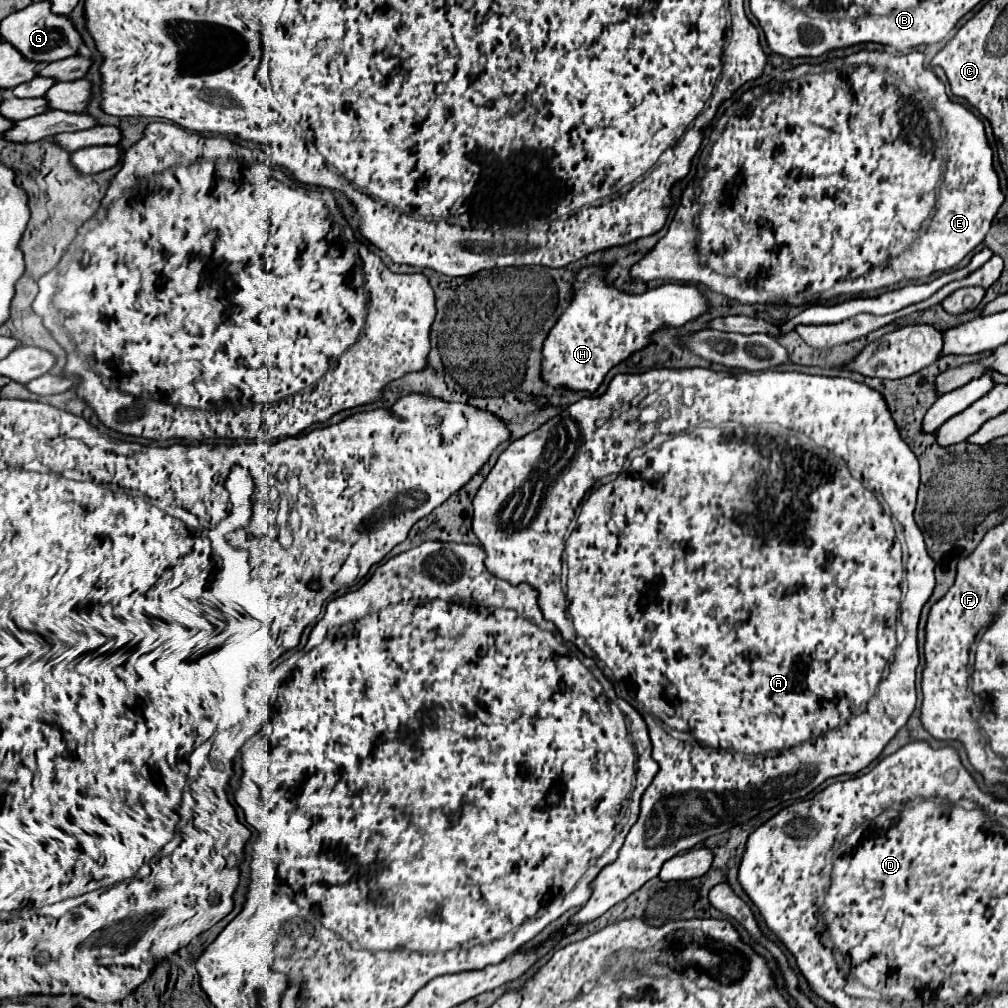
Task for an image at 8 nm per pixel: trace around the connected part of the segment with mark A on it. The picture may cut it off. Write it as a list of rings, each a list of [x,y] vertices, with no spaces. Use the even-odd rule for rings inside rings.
[[[653,368],[649,370],[649,372],[645,372],[645,374],[617,374],[617,376],[611,380],[611,384],[609,384],[609,388],[607,388],[607,392],[605,392],[603,396],[599,396],[599,398],[581,398],[579,402],[575,402],[575,404],[571,404],[567,410],[563,410],[559,416],[555,416],[553,420],[545,422],[539,430],[529,432],[529,434],[523,436],[521,440],[511,442],[509,448],[499,456],[497,464],[493,466],[493,470],[489,472],[489,476],[485,478],[485,482],[481,484],[477,496],[475,496],[475,500],[473,500],[473,508],[475,508],[475,514],[473,514],[473,532],[477,534],[479,542],[483,544],[485,554],[487,554],[487,560],[485,560],[487,570],[489,570],[489,572],[495,572],[495,576],[499,576],[499,578],[511,582],[513,586],[517,586],[517,584],[521,584],[521,582],[527,582],[527,584],[531,584],[533,588],[537,588],[539,591],[538,603],[543,616],[556,626],[559,632],[561,632],[563,639],[574,644],[586,644],[586,640],[589,642],[589,646],[593,648],[593,652],[599,656],[599,660],[603,660],[603,662],[607,664],[607,668],[611,668],[611,672],[613,672],[613,676],[615,676],[615,682],[617,682],[619,688],[625,692],[625,696],[627,696],[629,700],[637,700],[637,704],[641,704],[641,706],[643,706],[643,712],[649,716],[649,718],[645,718],[645,722],[647,722],[649,736],[651,736],[651,742],[653,742],[653,760],[659,764],[657,776],[653,778],[651,786],[649,786],[649,788],[645,790],[645,794],[643,794],[639,820],[635,822],[635,826],[633,826],[631,832],[627,834],[627,840],[625,840],[625,844],[623,844],[623,848],[621,848],[621,852],[619,852],[619,860],[615,860],[613,864],[609,864],[609,868],[603,868],[603,870],[601,870],[601,876],[597,876],[597,880],[593,882],[593,896],[589,898],[589,902],[587,902],[575,916],[571,916],[571,922],[573,922],[573,924],[593,922],[595,918],[599,918],[601,914],[605,914],[611,906],[615,906],[617,902],[625,900],[629,894],[633,894],[635,890],[639,890],[645,882],[649,882],[651,878],[655,878],[655,876],[659,874],[659,870],[661,870],[661,866],[663,866],[665,860],[673,858],[673,856],[679,854],[679,852],[691,850],[691,848],[697,846],[697,844],[703,844],[709,836],[721,834],[721,832],[725,832],[725,830],[729,830],[729,828],[733,828],[733,826],[737,826],[737,824],[743,824],[743,822],[751,820],[753,816],[757,816],[757,812],[775,808],[775,806],[779,806],[779,804],[783,804],[783,802],[803,800],[803,798],[807,798],[815,788],[819,788],[827,778],[835,778],[835,776],[841,776],[841,774],[857,774],[859,770],[867,768],[867,766],[881,754],[881,750],[887,746],[887,742],[899,732],[899,728],[903,728],[903,726],[907,724],[909,716],[911,716],[913,710],[915,710],[915,700],[917,700],[917,698],[915,698],[915,670],[917,670],[917,666],[919,666],[917,622],[919,622],[919,614],[921,614],[923,604],[929,600],[929,596],[931,596],[931,592],[933,592],[933,588],[935,588],[935,574],[933,574],[935,564],[933,564],[933,558],[927,554],[927,548],[925,548],[921,530],[917,528],[917,524],[915,524],[915,520],[913,520],[917,488],[919,488],[917,458],[913,456],[913,452],[909,450],[909,446],[901,440],[901,436],[899,436],[899,432],[897,432],[897,426],[893,424],[893,418],[891,418],[889,410],[885,408],[885,400],[881,400],[881,394],[879,394],[879,392],[873,392],[869,386],[859,384],[859,382],[853,382],[853,380],[849,380],[849,378],[807,376],[807,374],[801,374],[801,372],[777,372],[777,370],[729,374],[729,372],[713,372],[713,370],[705,370],[705,368]],[[687,386],[693,388],[693,406],[689,406],[689,408],[679,404],[679,398],[682,395],[683,388],[687,388]],[[649,394],[650,400],[652,400],[654,396],[654,399],[656,398],[655,400],[660,401],[660,406],[658,402],[658,408],[661,408],[662,411],[664,409],[665,428],[661,428],[661,432],[663,432],[663,434],[677,434],[677,436],[675,436],[673,440],[667,440],[667,442],[661,444],[659,448],[647,452],[645,456],[635,458],[635,460],[631,462],[631,468],[629,468],[627,472],[623,472],[623,464],[625,464],[625,458],[629,456],[629,452],[631,452],[633,448],[639,448],[639,446],[643,446],[643,444],[647,442],[647,438],[638,437],[640,431],[642,431],[643,425],[637,420],[637,418],[639,418],[639,408],[637,408],[637,406],[639,405],[640,399],[644,398],[645,395],[647,397]],[[849,466],[851,466],[851,468],[863,468],[863,470],[861,470],[861,472],[863,472],[863,482],[861,482],[861,480],[855,480],[855,478],[849,474]],[[611,474],[617,474],[615,482],[605,484],[605,486],[599,486],[599,488],[593,490],[593,486],[595,486],[603,476],[611,476]],[[589,490],[593,490],[593,492],[591,492],[589,498],[585,500],[585,504],[583,504],[583,508],[581,508],[581,514],[579,514],[579,520],[577,520],[577,528],[571,533],[571,536],[568,537],[565,544],[565,532],[567,532],[567,528],[569,528],[569,522],[573,520],[577,506],[581,504],[581,500],[585,498],[585,494],[587,494]],[[873,492],[879,494],[879,496],[883,496],[883,500],[885,500],[887,506],[889,506],[890,513],[883,508],[883,504],[877,500],[877,496],[875,496]],[[535,498],[539,498],[537,510],[529,508],[529,500],[535,500]],[[563,550],[565,550],[566,553],[565,562],[567,566],[569,566],[567,600],[569,600],[569,614],[571,614],[571,618],[573,618],[573,624],[571,620],[568,620],[569,615],[565,612],[567,609],[566,596],[561,585]],[[898,620],[901,620],[905,634],[907,634],[907,638],[903,640],[903,644],[899,644],[896,640]],[[889,656],[893,656],[893,664],[889,666],[889,674],[885,676],[885,680],[881,680]],[[869,692],[875,692],[875,694],[873,694],[873,700],[867,702],[867,694],[869,694]],[[693,792],[705,792],[705,794],[713,792],[713,796],[717,796],[717,804],[721,804],[721,820],[717,820],[717,824],[713,824],[713,828],[697,828],[697,832],[689,832],[689,828],[685,828],[685,824],[681,824],[681,820],[677,820],[677,812],[673,812],[673,804],[669,804],[669,800],[677,800],[677,796],[693,796]]]

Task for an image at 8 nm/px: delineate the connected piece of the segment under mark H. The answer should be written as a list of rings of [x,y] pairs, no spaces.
[[[587,266],[575,276],[571,302],[543,342],[541,378],[553,388],[597,392],[613,366],[651,344],[655,330],[681,328],[709,308],[695,286],[663,284],[643,294],[627,294],[605,284],[605,270],[605,266]]]

